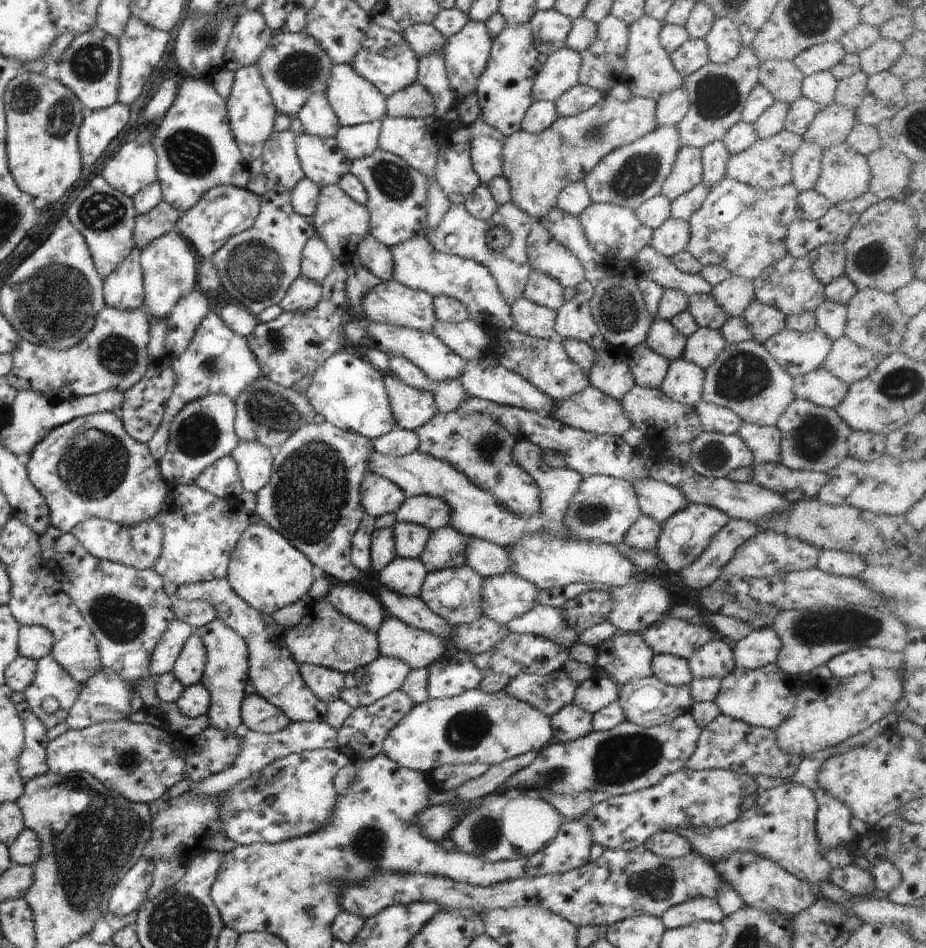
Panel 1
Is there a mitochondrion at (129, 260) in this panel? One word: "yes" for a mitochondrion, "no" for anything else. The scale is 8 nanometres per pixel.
no

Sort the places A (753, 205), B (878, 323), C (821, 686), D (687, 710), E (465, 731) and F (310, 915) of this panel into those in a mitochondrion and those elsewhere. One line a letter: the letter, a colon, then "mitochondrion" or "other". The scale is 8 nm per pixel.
A: mitochondrion
B: mitochondrion
C: other
D: other
E: mitochondrion
F: mitochondrion

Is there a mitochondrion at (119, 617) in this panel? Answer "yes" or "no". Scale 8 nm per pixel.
yes

